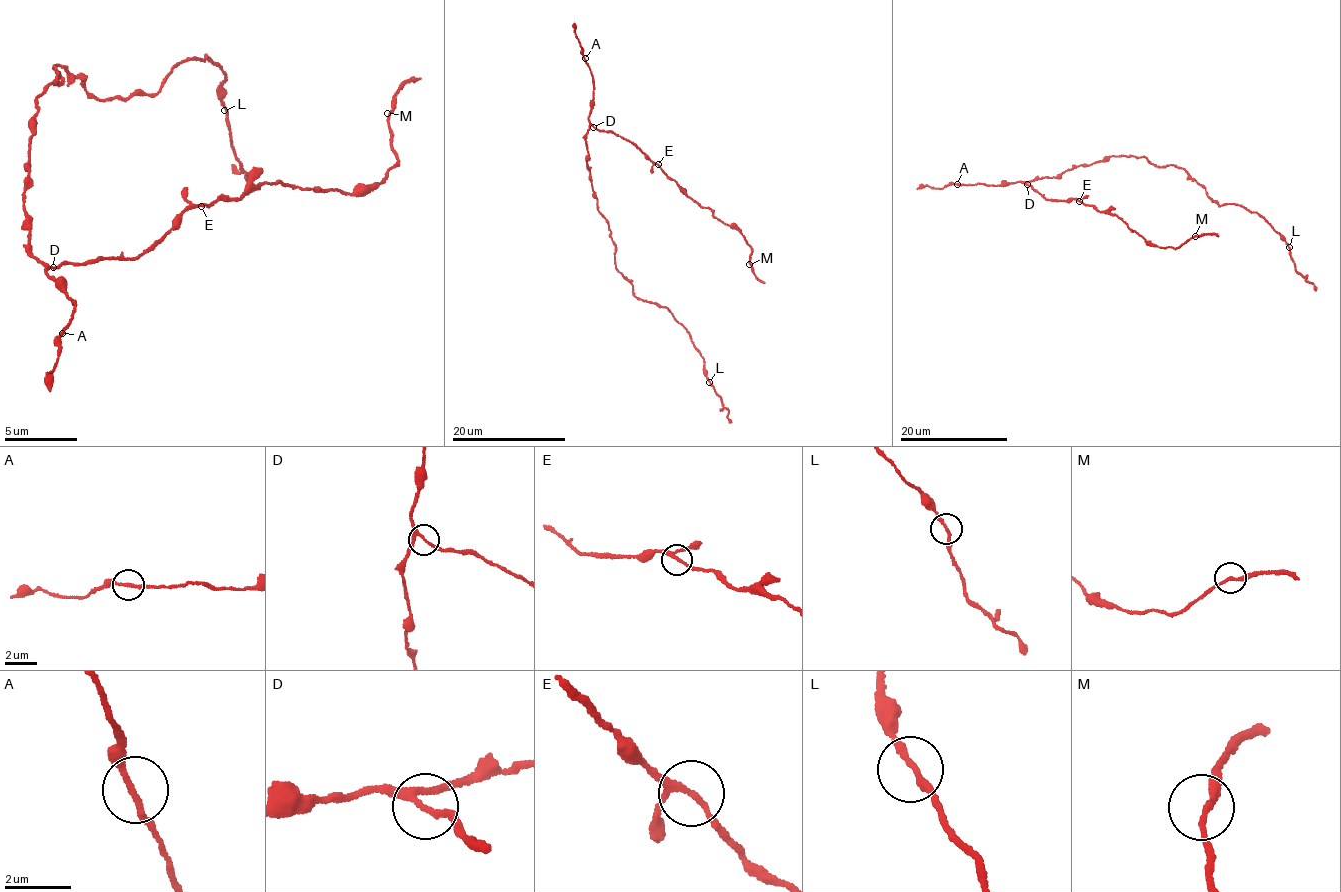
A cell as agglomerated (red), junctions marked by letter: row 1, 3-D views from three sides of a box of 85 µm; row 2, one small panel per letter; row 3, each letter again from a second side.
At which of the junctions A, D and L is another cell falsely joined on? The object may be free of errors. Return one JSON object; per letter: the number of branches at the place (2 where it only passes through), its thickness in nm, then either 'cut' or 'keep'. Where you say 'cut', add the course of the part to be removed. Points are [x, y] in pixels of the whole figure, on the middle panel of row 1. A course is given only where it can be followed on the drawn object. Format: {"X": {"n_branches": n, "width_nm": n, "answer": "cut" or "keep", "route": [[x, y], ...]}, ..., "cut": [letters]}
{"A": {"n_branches": 2, "width_nm": 180, "answer": "keep"}, "D": {"n_branches": 3, "width_nm": 180, "answer": "cut", "route": [[593, 127], [626, 138], [688, 196], [743, 236], [751, 251], [749, 264], [753, 274], [765, 283]]}, "L": {"n_branches": 2, "width_nm": 190, "answer": "keep"}, "cut": ["D"]}

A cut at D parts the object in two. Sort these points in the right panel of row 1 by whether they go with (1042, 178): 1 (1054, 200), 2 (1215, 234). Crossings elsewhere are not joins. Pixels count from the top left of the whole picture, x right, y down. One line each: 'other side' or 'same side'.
1: other side
2: other side

